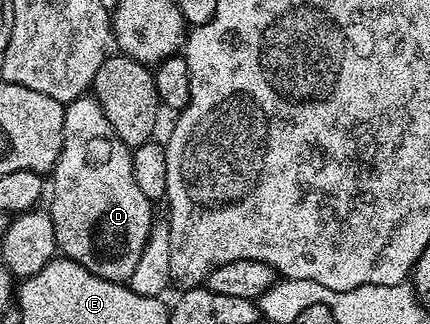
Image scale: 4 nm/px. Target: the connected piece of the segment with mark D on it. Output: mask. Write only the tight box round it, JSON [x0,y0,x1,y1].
[47,94,155,282]

